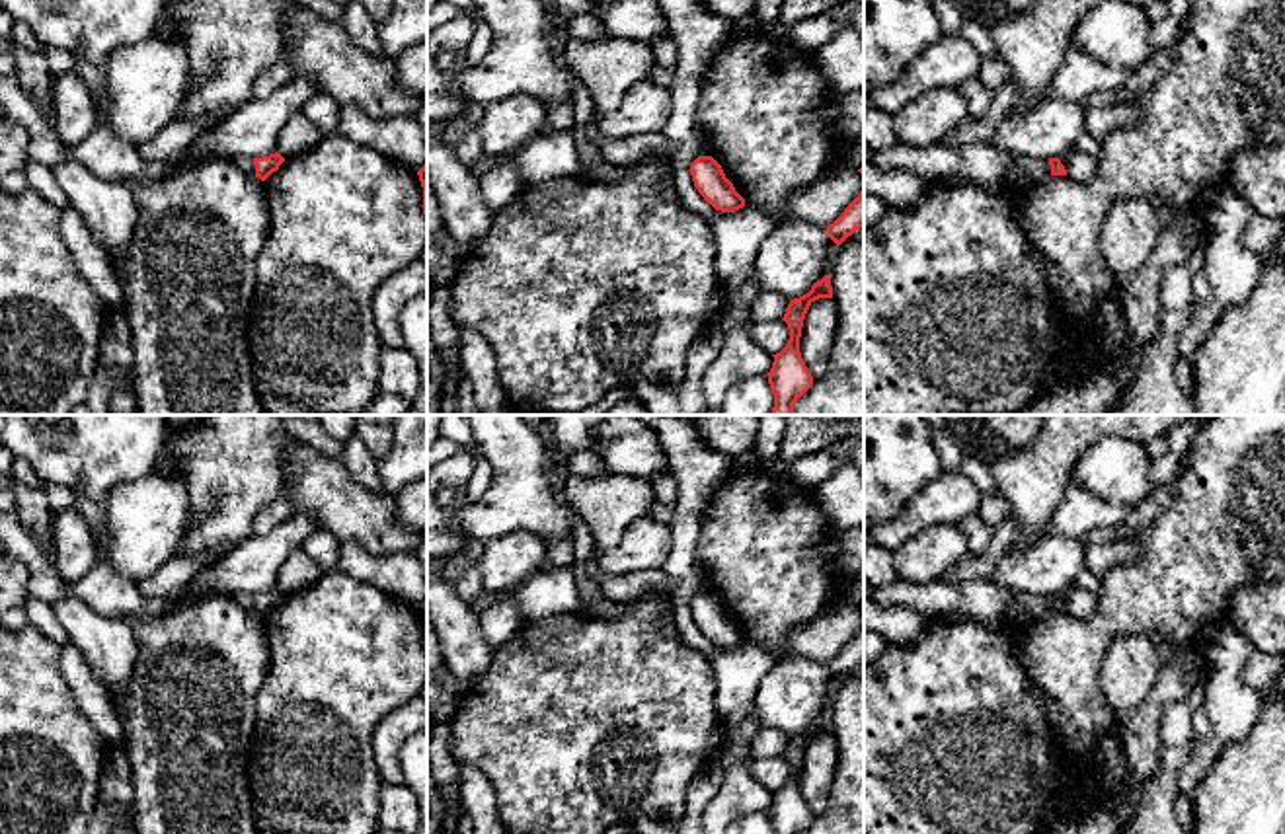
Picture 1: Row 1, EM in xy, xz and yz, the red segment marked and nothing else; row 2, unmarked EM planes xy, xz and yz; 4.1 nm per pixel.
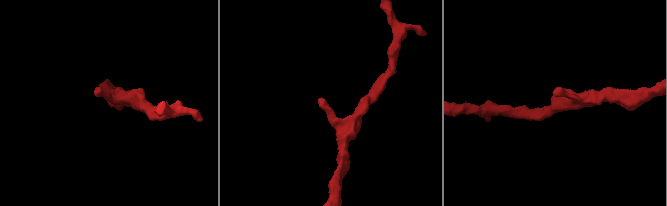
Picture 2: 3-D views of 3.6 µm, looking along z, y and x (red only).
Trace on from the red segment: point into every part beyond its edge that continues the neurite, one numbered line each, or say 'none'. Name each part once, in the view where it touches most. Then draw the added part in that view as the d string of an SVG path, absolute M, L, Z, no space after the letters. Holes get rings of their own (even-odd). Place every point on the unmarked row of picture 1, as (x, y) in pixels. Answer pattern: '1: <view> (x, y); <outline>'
none

